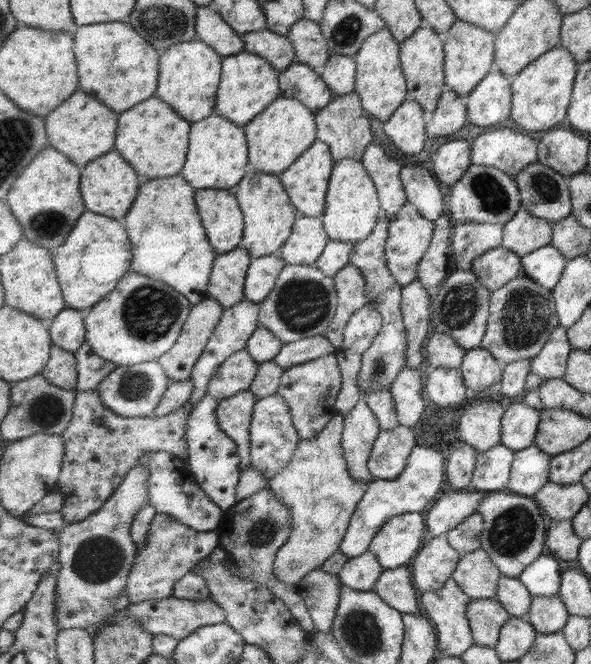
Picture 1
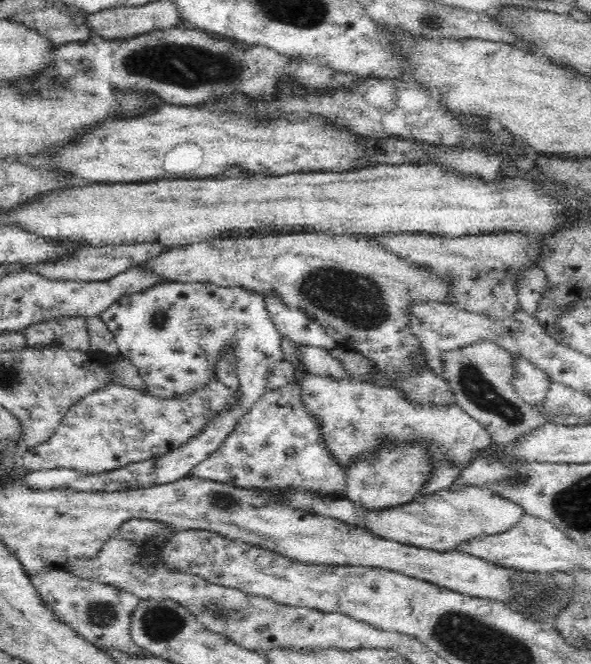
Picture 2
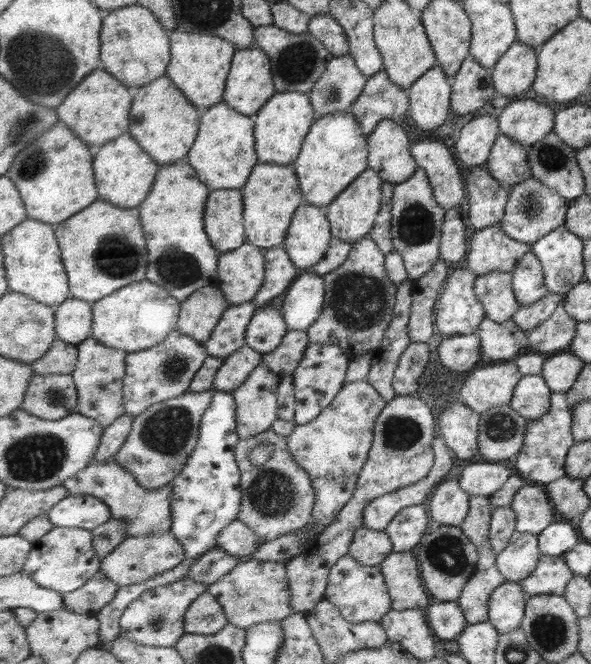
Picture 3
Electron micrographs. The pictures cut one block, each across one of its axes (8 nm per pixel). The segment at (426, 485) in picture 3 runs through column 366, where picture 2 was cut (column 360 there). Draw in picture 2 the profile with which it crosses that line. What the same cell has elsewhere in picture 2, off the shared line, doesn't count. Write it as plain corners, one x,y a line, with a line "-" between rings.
477,486
462,493
452,493
452,488
450,488
448,491
430,497
414,498
409,504
382,513
372,513
372,511
360,509
360,507
352,505
348,499
324,501
322,497
316,497
316,494
310,494
308,491
304,493
261,492
291,500
293,506
301,508
301,510
310,510
322,517
338,518
350,525
366,527
372,533
383,538
438,553
456,553
463,545
468,545
473,541
506,533
525,515
519,505
498,497
496,493
492,493
488,489
477,488

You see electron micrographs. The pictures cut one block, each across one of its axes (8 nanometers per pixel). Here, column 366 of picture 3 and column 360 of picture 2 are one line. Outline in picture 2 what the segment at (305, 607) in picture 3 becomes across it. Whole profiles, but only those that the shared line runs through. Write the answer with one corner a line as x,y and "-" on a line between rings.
419,442
406,444
404,448
393,448
393,444
384,444
368,462
360,460
349,468
346,474
346,499
350,500
352,505
372,513
396,509
414,500
418,490
430,478
432,468
429,464
429,450

